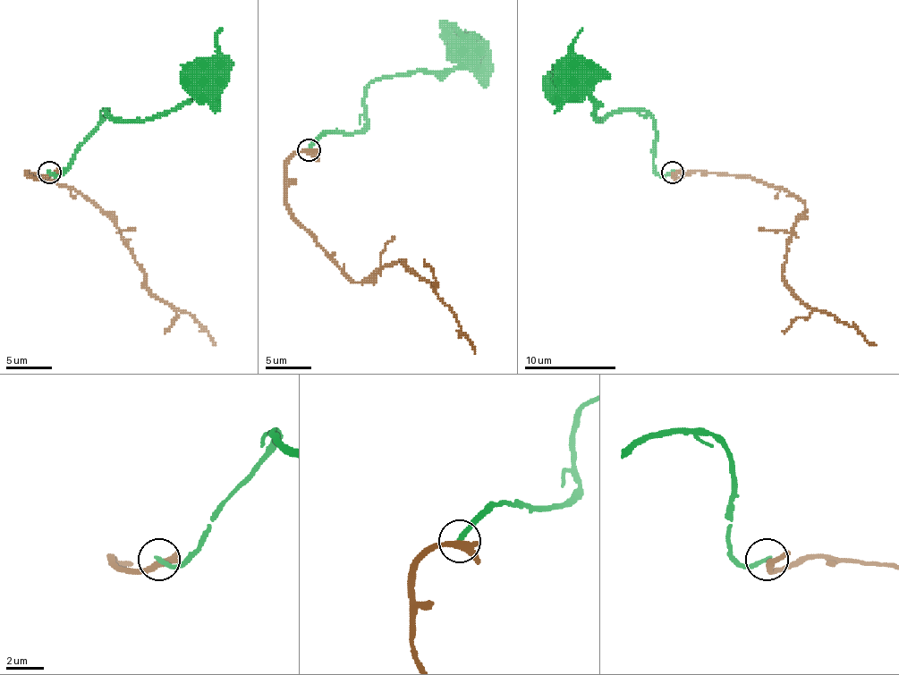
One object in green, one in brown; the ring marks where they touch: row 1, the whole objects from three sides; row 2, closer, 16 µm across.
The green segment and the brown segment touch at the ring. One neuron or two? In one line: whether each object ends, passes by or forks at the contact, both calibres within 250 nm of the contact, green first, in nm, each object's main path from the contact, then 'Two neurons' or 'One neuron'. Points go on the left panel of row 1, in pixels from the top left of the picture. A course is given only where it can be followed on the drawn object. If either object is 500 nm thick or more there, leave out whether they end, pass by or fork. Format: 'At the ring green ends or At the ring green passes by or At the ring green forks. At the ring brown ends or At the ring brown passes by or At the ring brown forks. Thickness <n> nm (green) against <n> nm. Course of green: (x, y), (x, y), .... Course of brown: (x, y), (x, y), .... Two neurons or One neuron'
At the ring green ends. At the ring brown passes by. Thickness 260 nm (green) against 360 nm. Course of green: (50, 172), (59, 175), (68, 165), (75, 149), (105, 111), (116, 120), (151, 120), (194, 99), (206, 83). Course of brown: (50, 172), (38, 177), (27, 172), (43, 175), (87, 196), (114, 223), (156, 297), (185, 310), (215, 345). Two neurons

